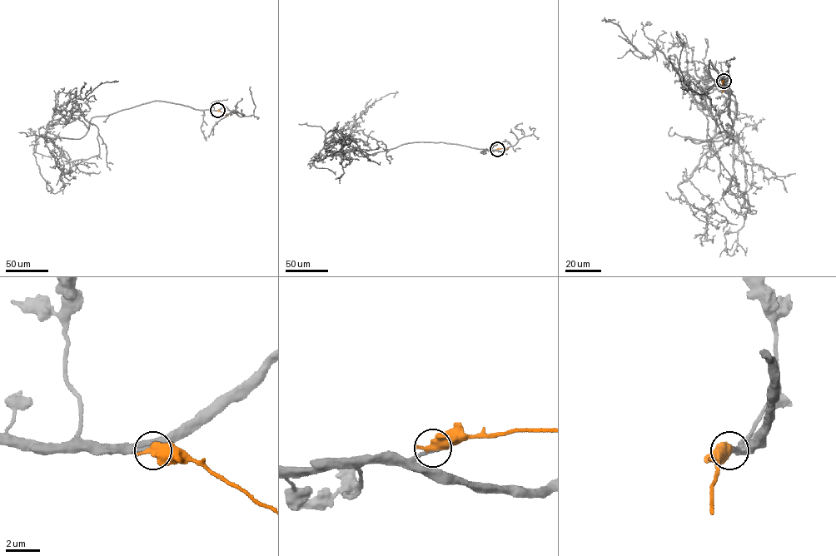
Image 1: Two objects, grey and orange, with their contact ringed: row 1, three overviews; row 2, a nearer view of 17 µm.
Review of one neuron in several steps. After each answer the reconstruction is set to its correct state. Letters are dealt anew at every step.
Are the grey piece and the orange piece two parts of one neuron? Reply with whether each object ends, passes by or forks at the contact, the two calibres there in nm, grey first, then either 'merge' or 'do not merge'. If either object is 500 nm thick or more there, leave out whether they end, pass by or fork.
220/650 nm | merge

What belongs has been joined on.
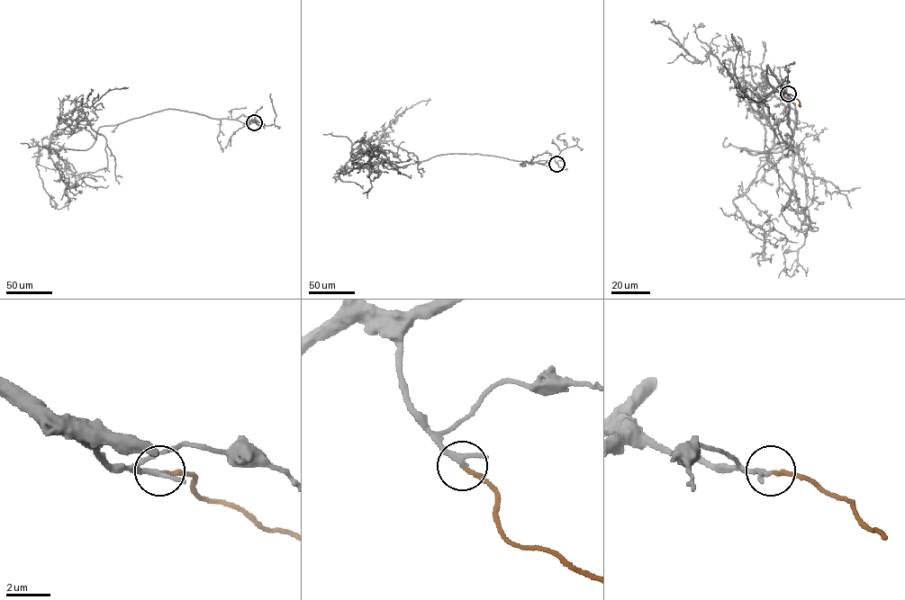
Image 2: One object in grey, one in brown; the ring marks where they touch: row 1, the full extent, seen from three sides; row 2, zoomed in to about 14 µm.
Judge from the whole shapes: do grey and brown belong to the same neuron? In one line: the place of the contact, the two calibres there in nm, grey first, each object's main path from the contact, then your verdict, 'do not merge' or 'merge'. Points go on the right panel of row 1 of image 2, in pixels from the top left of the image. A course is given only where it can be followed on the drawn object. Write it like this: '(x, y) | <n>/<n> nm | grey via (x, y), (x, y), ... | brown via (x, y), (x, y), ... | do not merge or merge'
(788, 94) | 240/180 nm | grey via (788, 94), (767, 66), (793, 134), (742, 150), (766, 152), (773, 129), (741, 89), (815, 223) | brown via (788, 94), (794, 96), (800, 106) | merge

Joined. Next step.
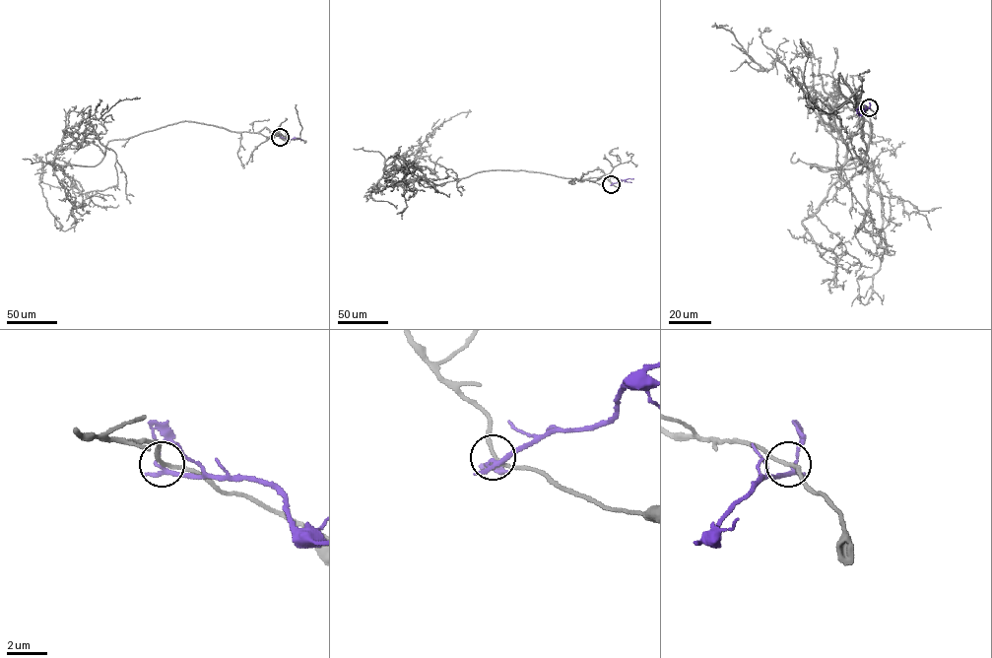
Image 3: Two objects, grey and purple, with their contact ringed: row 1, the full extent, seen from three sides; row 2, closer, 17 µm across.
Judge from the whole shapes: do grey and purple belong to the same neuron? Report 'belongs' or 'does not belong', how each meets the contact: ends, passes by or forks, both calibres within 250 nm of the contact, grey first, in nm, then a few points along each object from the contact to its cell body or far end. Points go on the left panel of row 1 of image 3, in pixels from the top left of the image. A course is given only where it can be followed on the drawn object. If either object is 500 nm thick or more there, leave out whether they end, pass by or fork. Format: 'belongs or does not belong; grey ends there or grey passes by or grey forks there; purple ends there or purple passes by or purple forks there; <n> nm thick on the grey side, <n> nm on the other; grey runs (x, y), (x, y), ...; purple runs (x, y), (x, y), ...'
does not belong; grey passes by; purple forks there; 160 nm thick on the grey side, 160 nm on the other; grey runs (280, 137), (181, 121), (109, 141), (94, 165), (54, 166), (55, 155), (97, 134), (129, 203); purple runs (280, 137), (288, 141), (296, 138), (302, 140)

